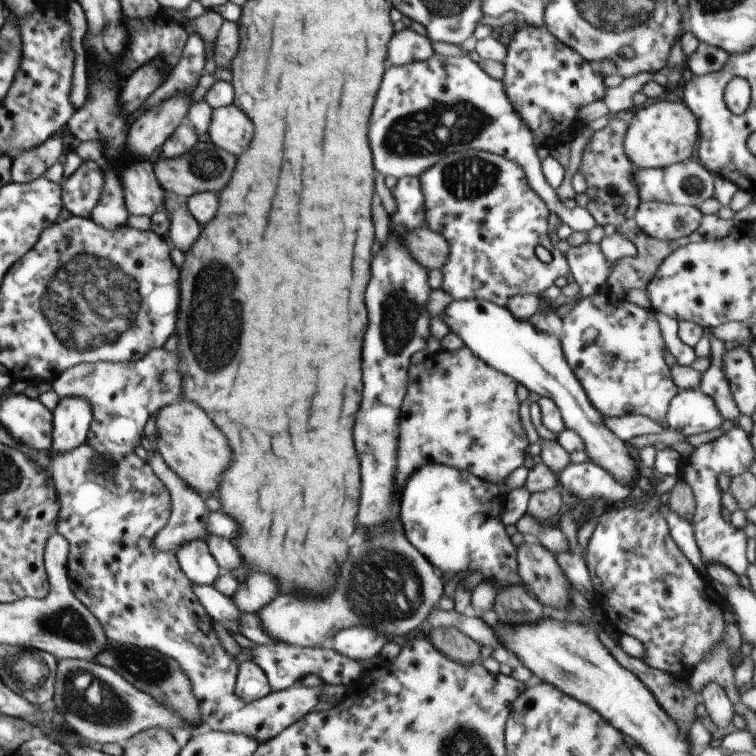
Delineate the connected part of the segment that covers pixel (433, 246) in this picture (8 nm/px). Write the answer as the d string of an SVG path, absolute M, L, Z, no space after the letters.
M427 226L408 230L402 234L402 240L410 248L410 254L428 270L441 270L448 260L448 242L439 232L430 230Z

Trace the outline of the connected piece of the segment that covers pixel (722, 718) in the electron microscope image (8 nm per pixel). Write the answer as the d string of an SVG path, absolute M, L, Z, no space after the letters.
M710 682L710 684L702 686L701 693L704 698L704 706L712 722L718 728L728 728L732 724L732 716L734 716L735 710L726 690L720 684Z

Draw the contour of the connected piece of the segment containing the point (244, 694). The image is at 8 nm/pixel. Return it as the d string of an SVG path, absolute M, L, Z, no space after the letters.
M242 661L239 664L236 686L234 692L244 702L254 702L270 694L269 685L265 672L254 664L254 661Z

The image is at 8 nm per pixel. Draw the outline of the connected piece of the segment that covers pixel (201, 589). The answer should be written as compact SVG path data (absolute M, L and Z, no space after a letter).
M192 583L192 590L214 621L218 620L229 632L239 632L243 612L229 596L224 596L214 585L200 586Z

